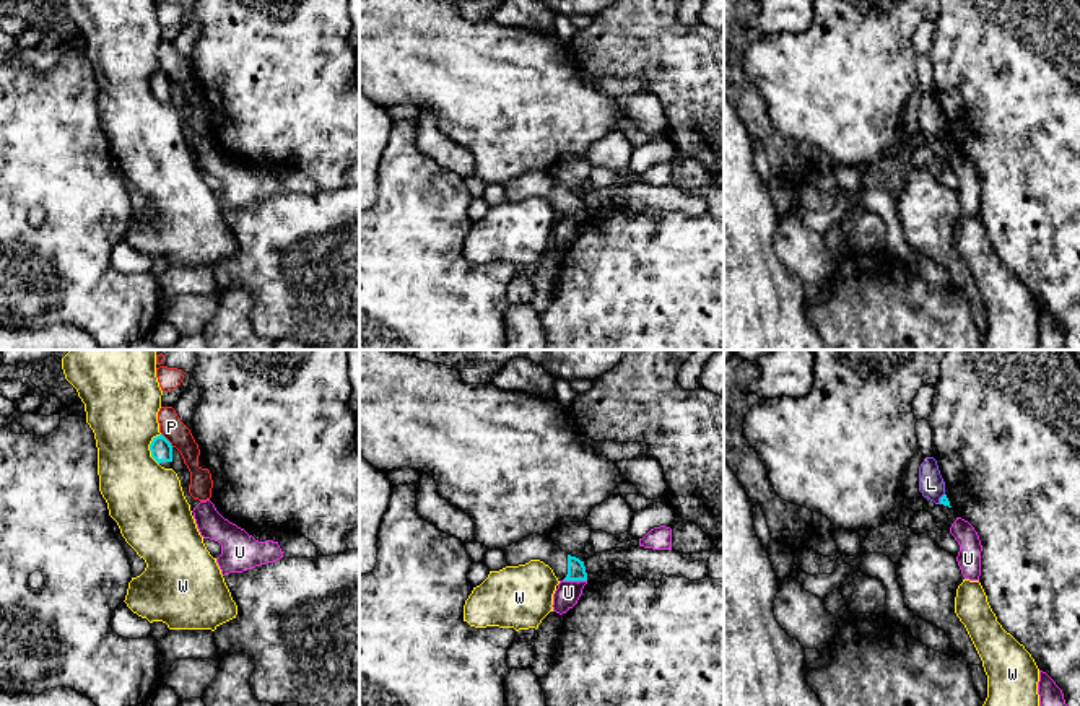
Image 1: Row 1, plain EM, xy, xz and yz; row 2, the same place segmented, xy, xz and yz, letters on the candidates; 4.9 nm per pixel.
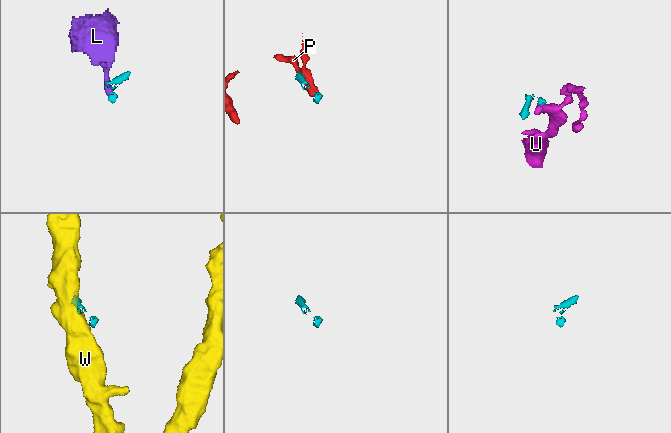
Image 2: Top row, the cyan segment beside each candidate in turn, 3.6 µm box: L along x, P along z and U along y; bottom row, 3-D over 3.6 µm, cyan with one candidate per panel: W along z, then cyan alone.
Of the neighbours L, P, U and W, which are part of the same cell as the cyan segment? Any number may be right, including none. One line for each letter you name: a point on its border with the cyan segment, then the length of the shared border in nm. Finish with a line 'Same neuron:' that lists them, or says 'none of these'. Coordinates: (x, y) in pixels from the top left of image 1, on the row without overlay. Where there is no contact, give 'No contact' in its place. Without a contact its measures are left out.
Same neuron: none of these

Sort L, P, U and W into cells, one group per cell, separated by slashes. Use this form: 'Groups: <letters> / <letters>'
Groups: L / P / U / W

